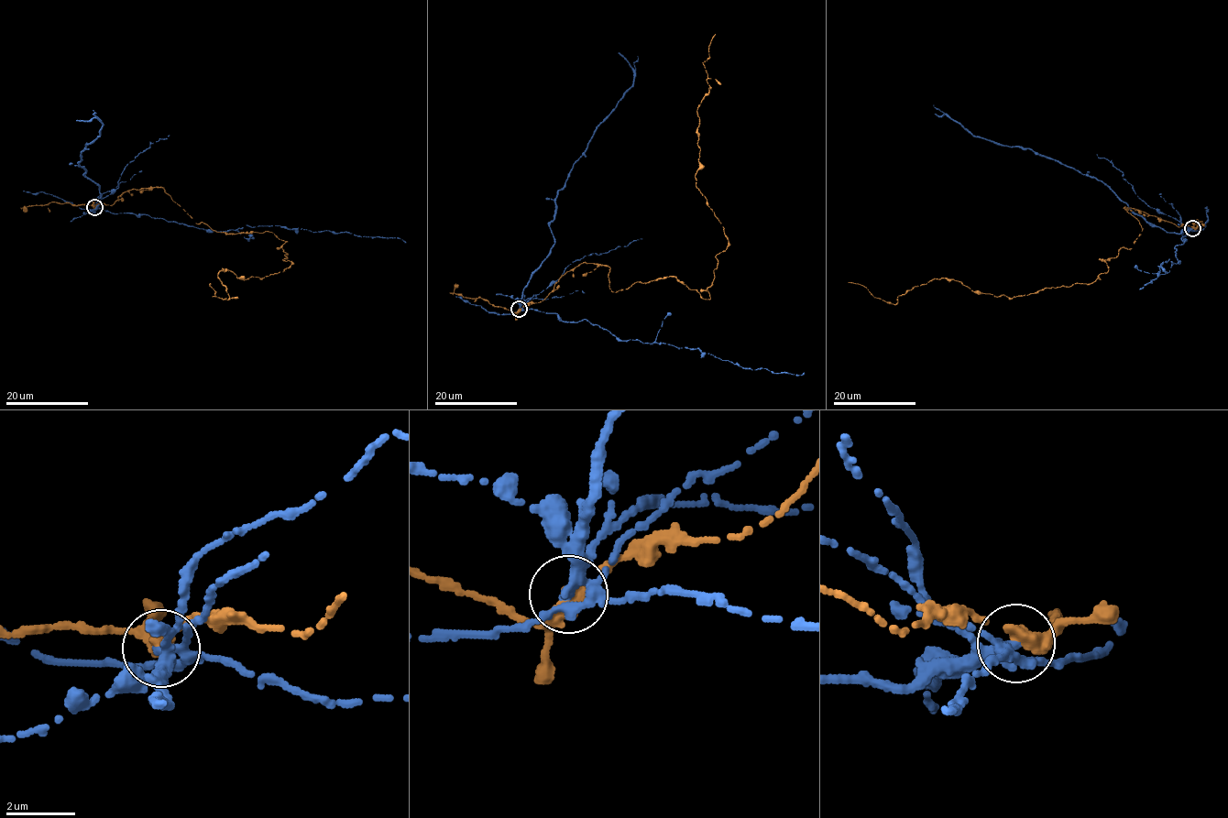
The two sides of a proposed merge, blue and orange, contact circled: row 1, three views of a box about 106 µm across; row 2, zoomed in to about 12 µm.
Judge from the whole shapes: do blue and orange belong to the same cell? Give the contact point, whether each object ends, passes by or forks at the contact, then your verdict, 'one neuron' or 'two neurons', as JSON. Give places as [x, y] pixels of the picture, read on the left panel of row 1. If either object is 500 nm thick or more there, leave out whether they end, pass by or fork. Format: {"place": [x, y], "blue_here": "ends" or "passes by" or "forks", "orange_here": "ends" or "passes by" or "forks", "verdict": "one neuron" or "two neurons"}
{"place": [94, 207], "blue_here": "forks", "orange_here": "passes by", "verdict": "two neurons"}

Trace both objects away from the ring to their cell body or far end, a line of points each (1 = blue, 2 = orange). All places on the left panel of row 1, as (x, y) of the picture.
1: (93, 207), (216, 232), (246, 225), (268, 225), (400, 238), (405, 243)
2: (93, 206), (162, 187), (197, 223), (287, 241), (284, 271), (244, 280), (223, 269), (227, 299), (210, 284)

